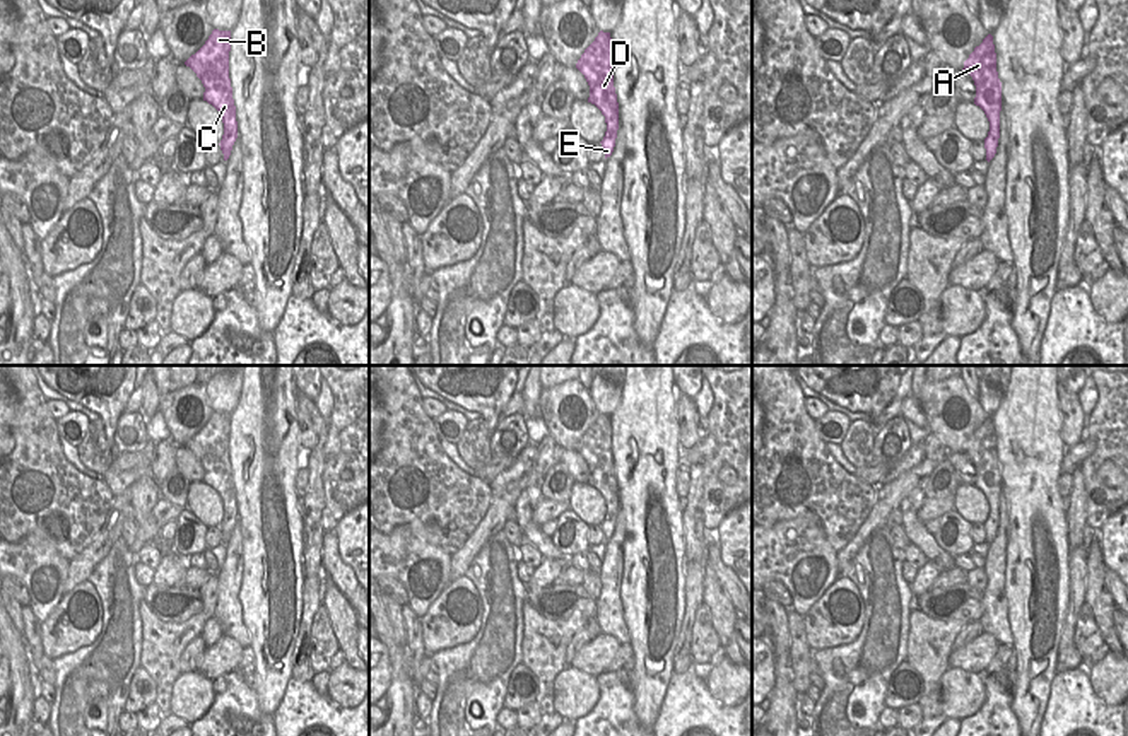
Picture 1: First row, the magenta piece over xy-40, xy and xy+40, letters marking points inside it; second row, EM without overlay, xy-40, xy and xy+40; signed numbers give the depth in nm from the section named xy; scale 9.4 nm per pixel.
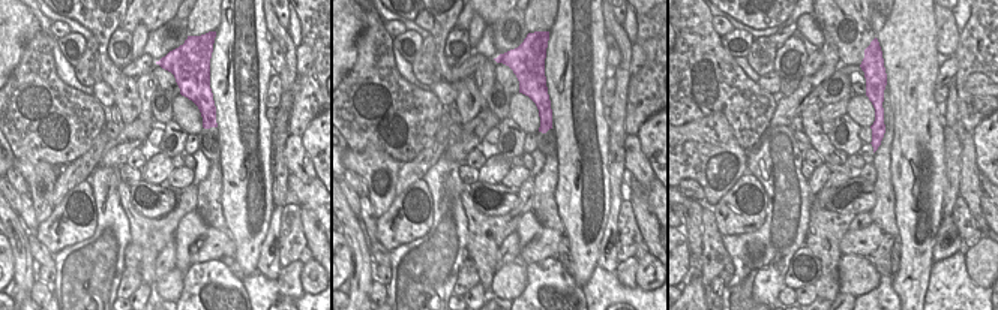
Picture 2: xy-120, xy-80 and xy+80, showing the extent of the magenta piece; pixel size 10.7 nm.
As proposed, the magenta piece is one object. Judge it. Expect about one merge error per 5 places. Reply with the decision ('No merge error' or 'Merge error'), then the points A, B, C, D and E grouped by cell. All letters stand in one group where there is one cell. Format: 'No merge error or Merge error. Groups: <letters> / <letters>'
No merge error. Groups: A B C D E.

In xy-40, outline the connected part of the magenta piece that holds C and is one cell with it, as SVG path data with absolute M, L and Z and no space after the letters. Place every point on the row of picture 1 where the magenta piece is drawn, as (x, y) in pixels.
M214 29L205 44L185 61L205 87L203 101L212 104L222 116L224 135L219 145L224 161L229 159L238 138L236 106L229 79L229 51L231 31Z

